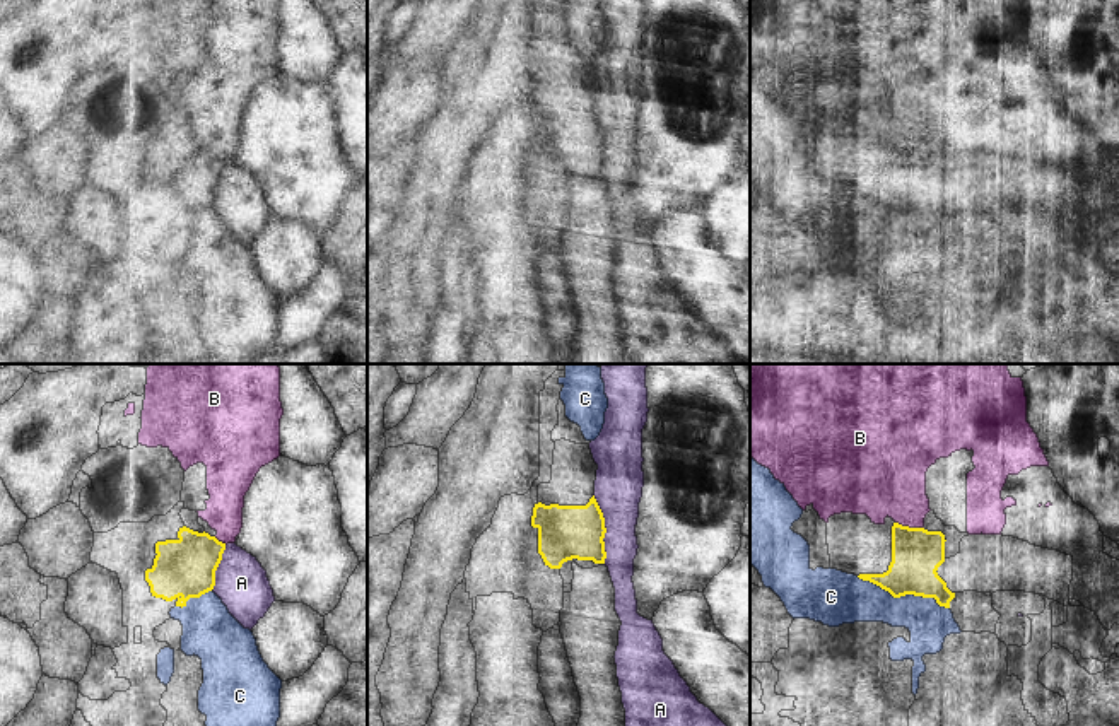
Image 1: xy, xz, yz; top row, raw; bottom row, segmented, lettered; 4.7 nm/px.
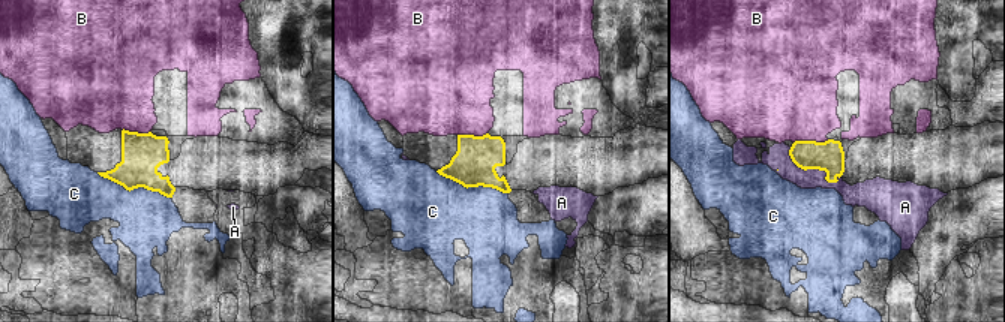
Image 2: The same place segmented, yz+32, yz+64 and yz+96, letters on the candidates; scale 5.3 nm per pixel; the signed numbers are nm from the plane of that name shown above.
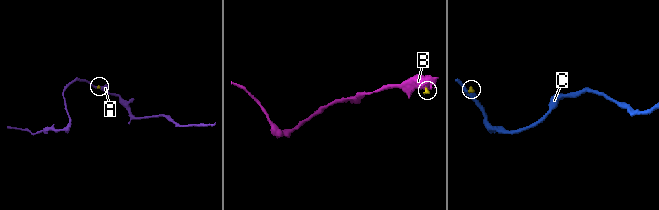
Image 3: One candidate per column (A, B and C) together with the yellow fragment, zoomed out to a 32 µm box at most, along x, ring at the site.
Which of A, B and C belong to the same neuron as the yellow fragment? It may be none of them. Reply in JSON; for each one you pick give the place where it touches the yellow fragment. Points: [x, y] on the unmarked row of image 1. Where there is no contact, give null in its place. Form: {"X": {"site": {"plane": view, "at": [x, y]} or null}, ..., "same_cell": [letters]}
{"same_cell": []}

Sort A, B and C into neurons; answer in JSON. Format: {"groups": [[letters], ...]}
{"groups": [["A"], ["B"], ["C"]]}

